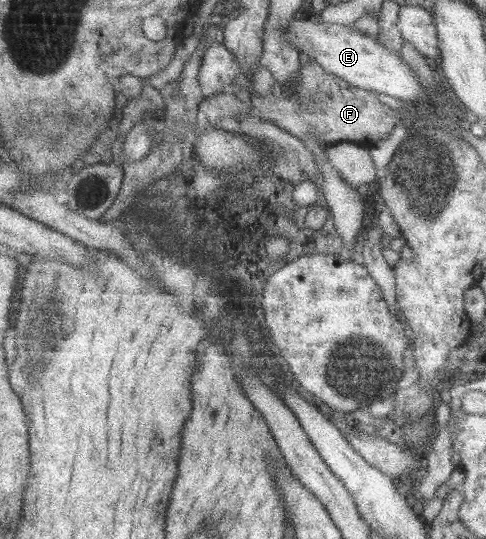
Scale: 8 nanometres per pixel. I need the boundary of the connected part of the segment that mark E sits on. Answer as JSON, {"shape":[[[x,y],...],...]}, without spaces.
{"shape":[[[292,20],[287,26],[290,43],[305,58],[313,58],[326,72],[331,72],[354,87],[379,94],[387,94],[400,101],[414,102],[417,96],[426,94],[414,73],[404,61],[376,39],[362,35],[353,26],[321,21]]]}

